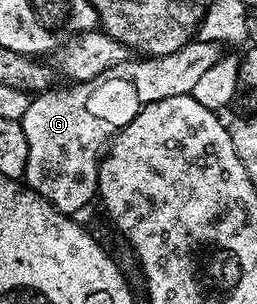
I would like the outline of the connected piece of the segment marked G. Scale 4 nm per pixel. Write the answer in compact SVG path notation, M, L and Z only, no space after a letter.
M194 39L182 49L175 50L174 53L142 57L137 59L138 61L129 59L111 66L98 77L80 83L73 82L70 88L60 85L48 91L39 92L29 100L26 113L20 120L27 141L27 161L23 178L25 186L50 201L58 211L64 214L78 214L77 212L92 199L95 200L99 192L100 161L117 132L123 130L144 105L156 103L166 97L191 94L195 82L211 66L216 65L225 53L225 46L220 42L200 42Z

